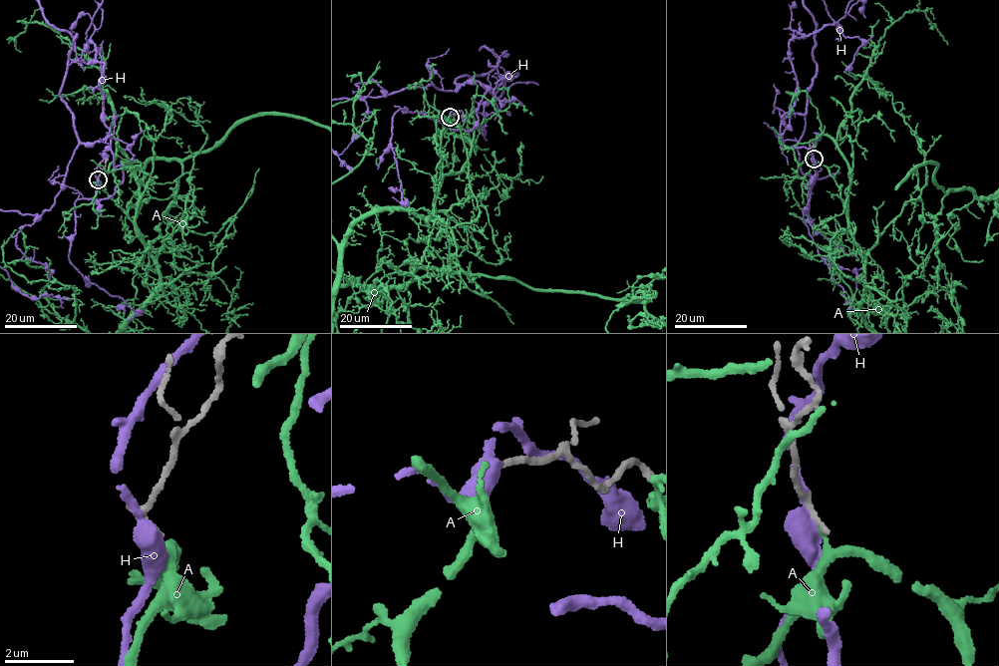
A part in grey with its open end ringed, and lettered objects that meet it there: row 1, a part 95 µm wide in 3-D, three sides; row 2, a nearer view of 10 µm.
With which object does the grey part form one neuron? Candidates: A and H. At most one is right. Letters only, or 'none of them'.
A

